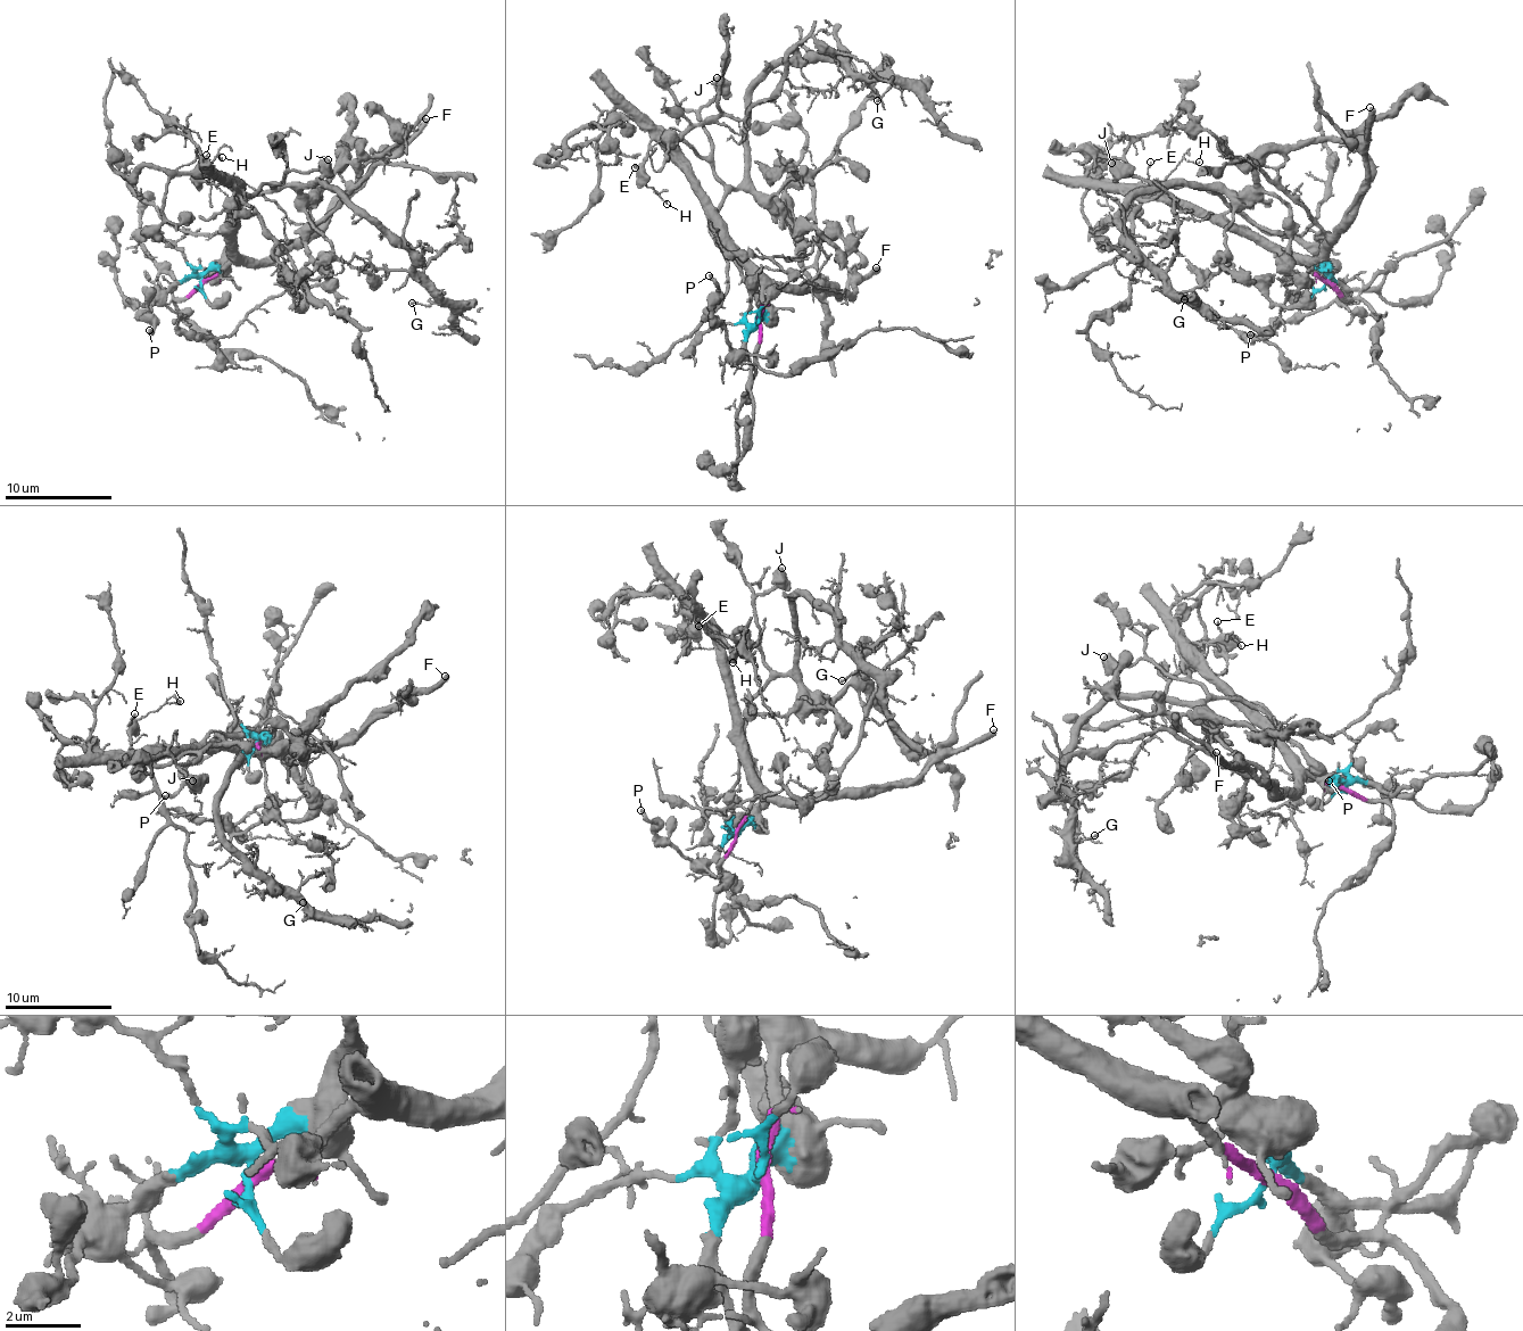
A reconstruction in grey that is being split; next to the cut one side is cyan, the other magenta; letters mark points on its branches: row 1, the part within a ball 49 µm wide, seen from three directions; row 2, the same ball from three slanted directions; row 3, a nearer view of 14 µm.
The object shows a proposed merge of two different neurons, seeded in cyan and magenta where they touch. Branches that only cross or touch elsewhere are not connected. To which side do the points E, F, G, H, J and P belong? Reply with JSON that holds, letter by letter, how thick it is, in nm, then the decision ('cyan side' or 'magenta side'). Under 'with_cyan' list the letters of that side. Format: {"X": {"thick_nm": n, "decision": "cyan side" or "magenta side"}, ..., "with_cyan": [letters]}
{"E": {"thick_nm": 70, "decision": "magenta side"}, "F": {"thick_nm": 400, "decision": "magenta side"}, "G": {"thick_nm": 160, "decision": "cyan side"}, "H": {"thick_nm": 90, "decision": "magenta side"}, "J": {"thick_nm": 750, "decision": "cyan side"}, "P": {"thick_nm": 280, "decision": "cyan side"}, "with_cyan": ["G", "J", "P"]}

